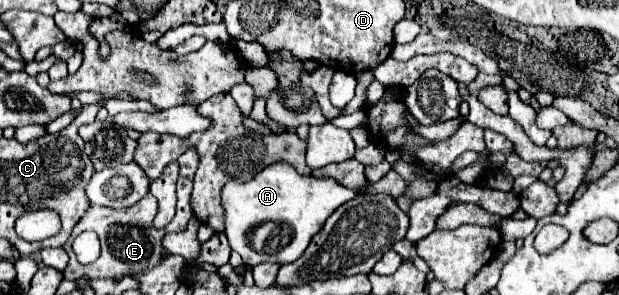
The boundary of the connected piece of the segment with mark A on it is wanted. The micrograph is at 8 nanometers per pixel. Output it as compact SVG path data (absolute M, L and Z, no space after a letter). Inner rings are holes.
M277 161L269 167L265 167L263 171L259 171L251 181L245 181L245 183L229 181L227 187L223 187L221 205L225 209L225 233L227 233L229 245L233 251L237 251L243 257L247 267L255 267L263 261L281 263L281 265L291 263L303 255L309 241L313 239L315 233L319 233L319 229L327 221L327 217L339 205L347 203L355 195L357 195L357 191L343 187L333 179L317 179L313 175L305 177L305 175L299 175L297 171L293 171L293 167L289 163ZM265 221L273 221L281 229L277 233L277 251L273 251L271 255L257 253L249 245L249 233Z

